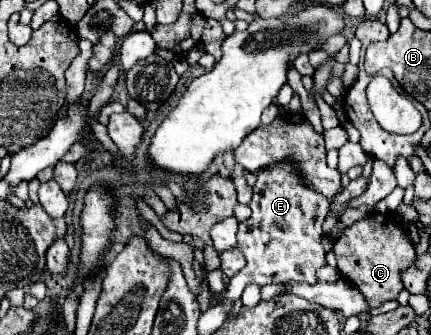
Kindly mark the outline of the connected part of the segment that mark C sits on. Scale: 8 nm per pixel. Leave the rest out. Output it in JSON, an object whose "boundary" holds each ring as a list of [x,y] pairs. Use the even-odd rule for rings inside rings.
{"boundary":[[[379,212],[349,226],[347,232],[335,242],[333,252],[337,256],[341,276],[355,284],[367,296],[367,302],[371,302],[373,308],[399,296],[403,290],[401,272],[407,270],[415,260],[415,248],[405,238],[401,224],[397,224],[389,214]]]}

